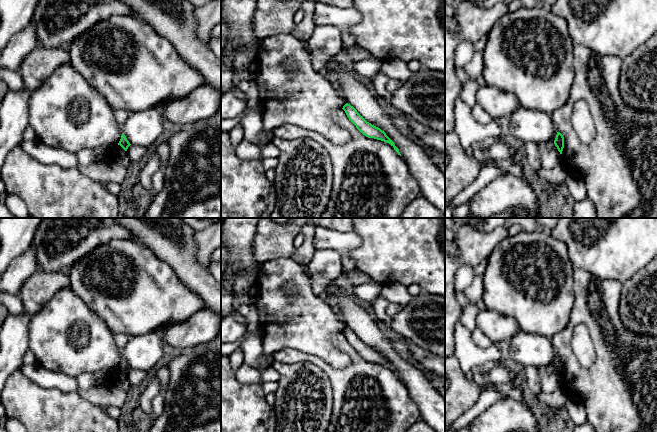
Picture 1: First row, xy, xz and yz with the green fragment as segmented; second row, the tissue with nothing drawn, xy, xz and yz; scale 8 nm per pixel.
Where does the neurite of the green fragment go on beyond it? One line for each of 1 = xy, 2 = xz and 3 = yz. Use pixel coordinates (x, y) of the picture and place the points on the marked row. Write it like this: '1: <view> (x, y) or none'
1: none
2: none
3: none

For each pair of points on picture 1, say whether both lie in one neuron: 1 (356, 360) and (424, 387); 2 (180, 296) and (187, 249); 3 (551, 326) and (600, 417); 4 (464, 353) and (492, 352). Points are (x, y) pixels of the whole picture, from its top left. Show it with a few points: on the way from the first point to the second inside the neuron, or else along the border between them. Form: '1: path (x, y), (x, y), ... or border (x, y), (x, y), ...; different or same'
1: border (400, 380), (412, 401); different
2: border (167, 264), (176, 276), (200, 297); different
3: border (570, 315), (567, 325), (551, 338); different
4: path (471, 353), (485, 353); same

